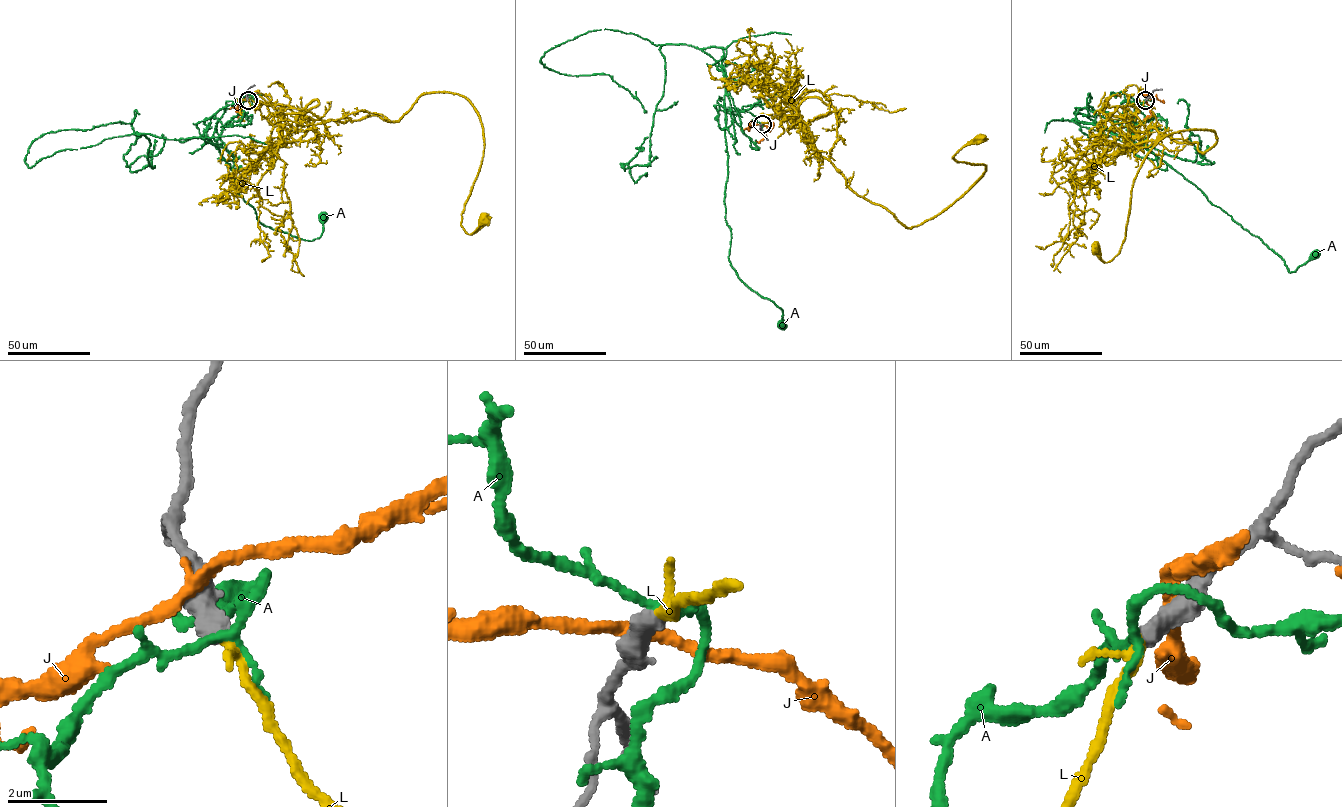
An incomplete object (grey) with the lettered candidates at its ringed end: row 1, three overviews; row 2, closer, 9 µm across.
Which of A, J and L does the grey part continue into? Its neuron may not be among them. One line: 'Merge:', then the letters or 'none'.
Merge: L

